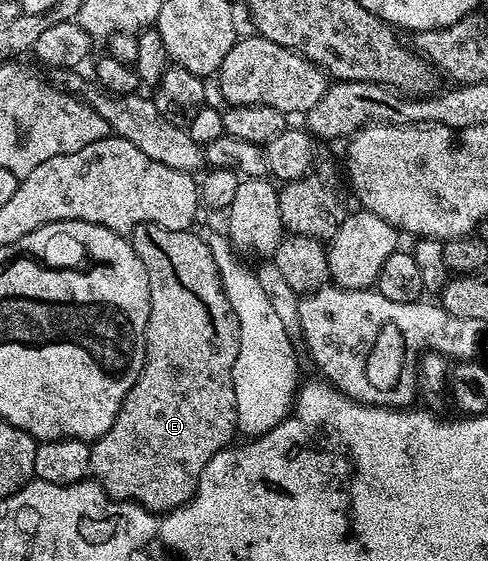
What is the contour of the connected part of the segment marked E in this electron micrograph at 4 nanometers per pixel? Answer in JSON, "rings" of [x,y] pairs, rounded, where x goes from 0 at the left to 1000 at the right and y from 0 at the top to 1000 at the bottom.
{"rings":[[[311,398],[283,401],[262,428],[273,437],[287,469],[295,469],[295,483],[303,490],[307,506],[307,560],[299,578],[299,633],[291,640],[291,660],[279,676],[279,683],[262,697],[262,704],[250,713],[250,724],[242,729],[238,747],[213,775],[205,775],[199,786],[184,793],[184,843],[191,856],[221,884],[238,893],[270,893],[277,900],[293,900],[311,914],[346,914],[350,907],[381,898],[393,891],[398,877],[406,873],[410,847],[434,818],[434,811],[449,800],[465,799],[482,784],[488,772],[488,734],[484,733],[484,697],[475,683],[475,654],[484,647],[484,633],[492,619],[492,597],[488,595],[488,570],[467,540],[467,533],[455,517],[455,499],[447,494],[447,478],[434,462],[434,447],[426,447],[420,428],[404,422],[389,408],[338,408]]]}

